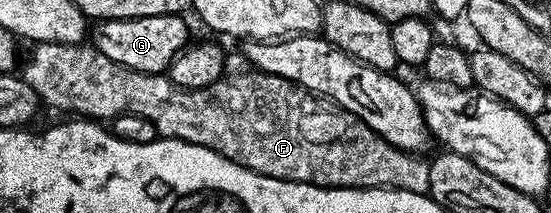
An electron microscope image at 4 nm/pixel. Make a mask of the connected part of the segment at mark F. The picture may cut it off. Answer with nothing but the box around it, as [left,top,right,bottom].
[22,42,430,194]

